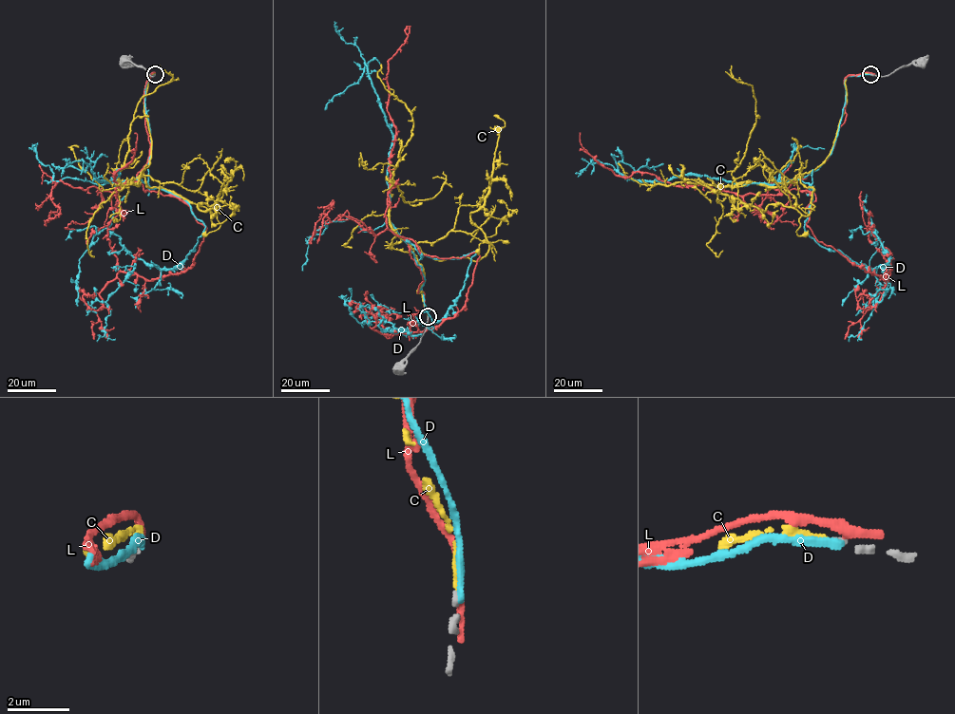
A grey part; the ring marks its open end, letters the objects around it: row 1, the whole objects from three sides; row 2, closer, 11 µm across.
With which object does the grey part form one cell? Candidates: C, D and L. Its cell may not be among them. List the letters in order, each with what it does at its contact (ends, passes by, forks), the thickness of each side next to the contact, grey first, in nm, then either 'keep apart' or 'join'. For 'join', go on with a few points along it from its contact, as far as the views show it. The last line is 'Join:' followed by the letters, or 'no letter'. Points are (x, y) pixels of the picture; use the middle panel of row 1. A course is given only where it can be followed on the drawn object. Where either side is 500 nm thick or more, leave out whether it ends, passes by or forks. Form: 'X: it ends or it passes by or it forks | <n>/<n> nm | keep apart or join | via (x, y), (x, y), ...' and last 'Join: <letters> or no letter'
C: it ends | 200/220 nm | join | via (428, 317), (414, 247), (451, 231), (491, 242), (470, 213), (491, 182), (505, 123), (495, 115)
D: it ends | 200/220 nm | keep apart
L: it passes by | 220/200 nm | keep apart
Join: C

